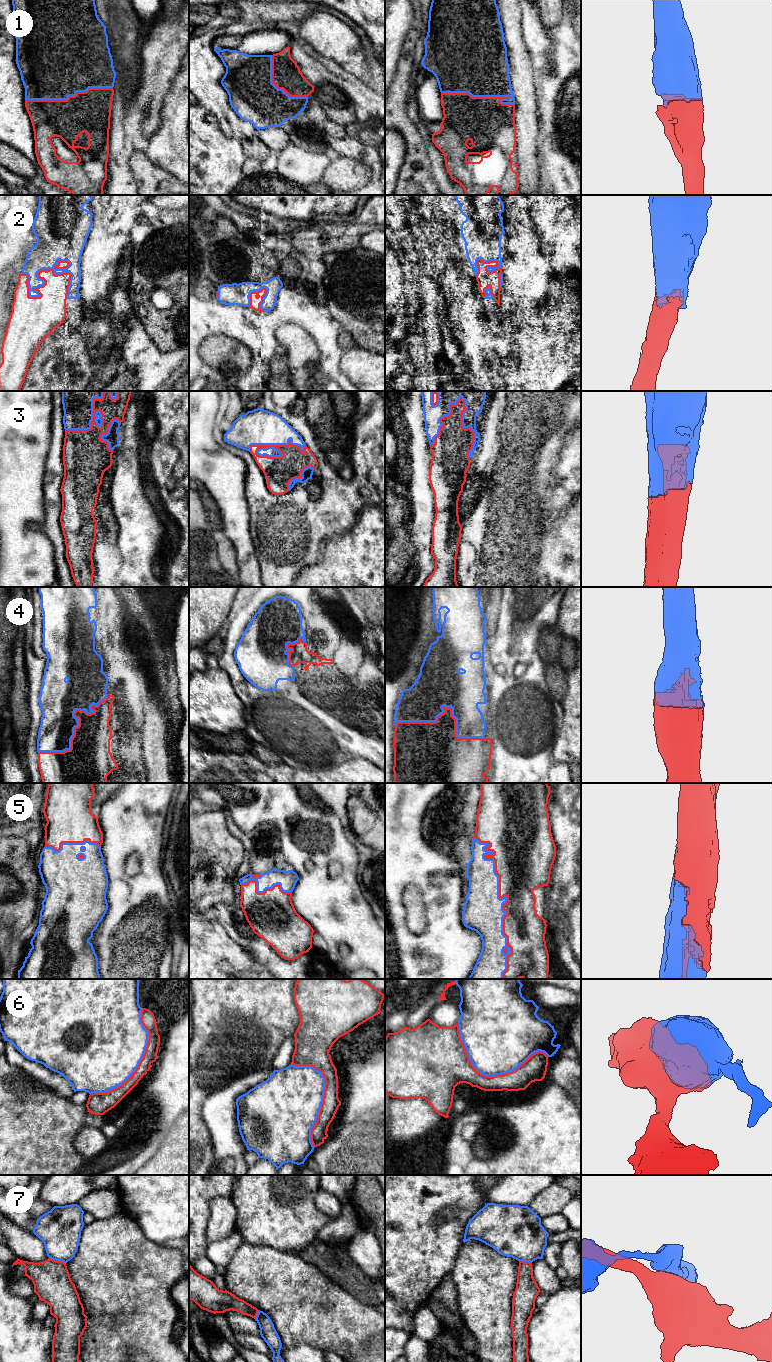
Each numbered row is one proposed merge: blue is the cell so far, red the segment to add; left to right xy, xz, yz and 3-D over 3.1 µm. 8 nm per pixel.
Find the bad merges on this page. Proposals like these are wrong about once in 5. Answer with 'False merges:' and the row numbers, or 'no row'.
False merges: 6, 7

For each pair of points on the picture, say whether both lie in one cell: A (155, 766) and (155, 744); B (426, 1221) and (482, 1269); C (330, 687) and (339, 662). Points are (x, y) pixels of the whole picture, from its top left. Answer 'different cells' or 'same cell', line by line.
A: same cell
B: different cells
C: different cells

